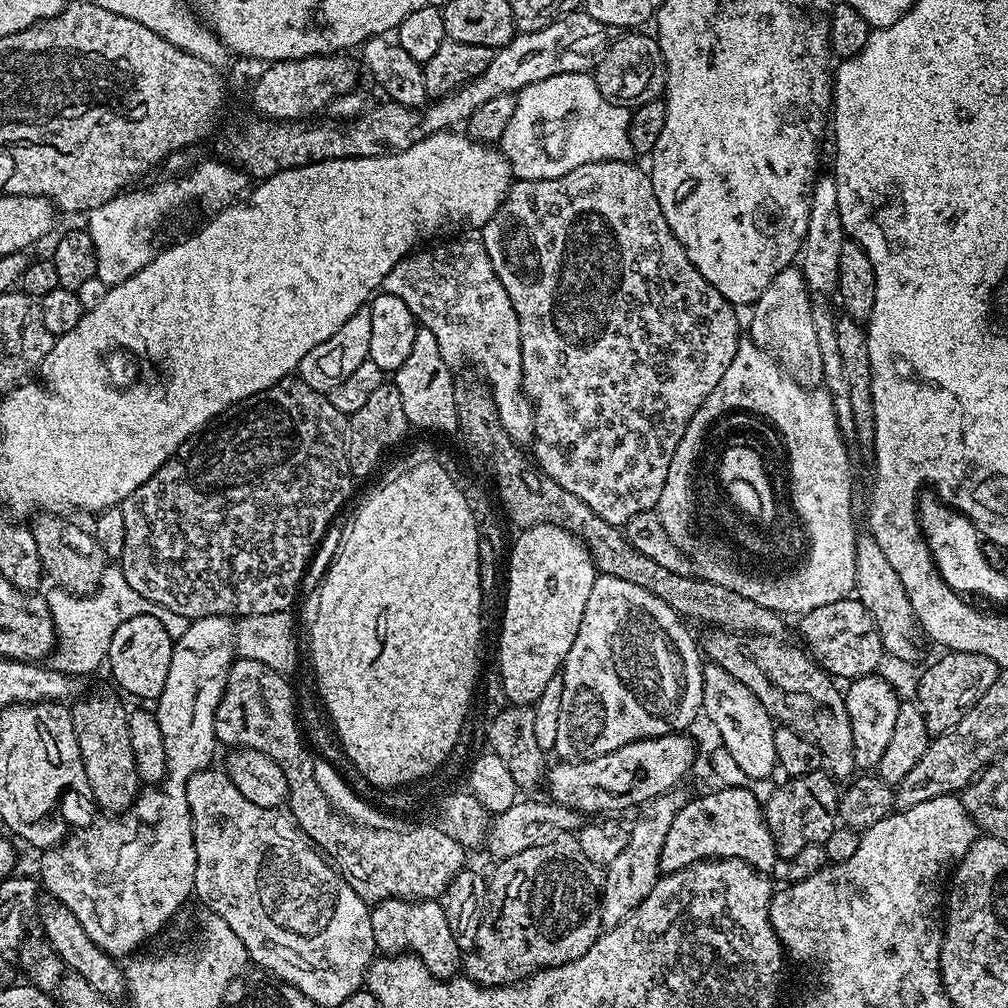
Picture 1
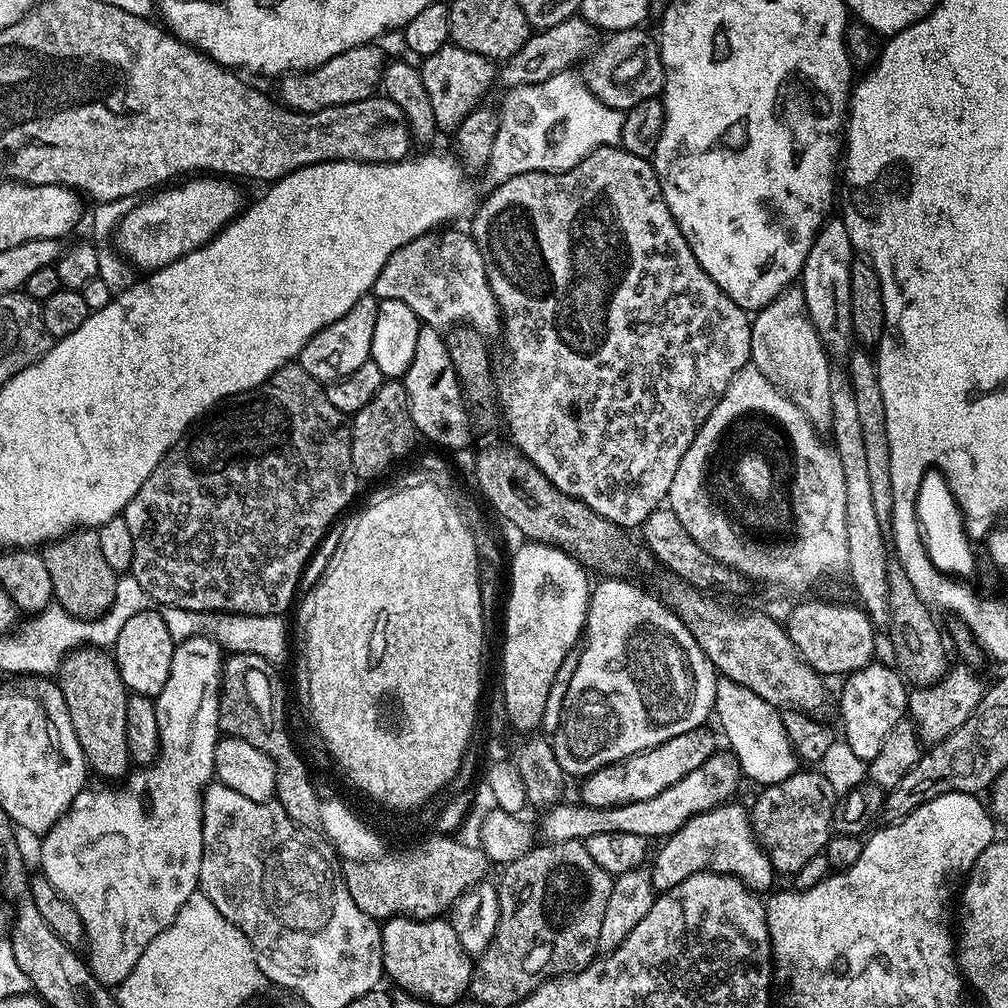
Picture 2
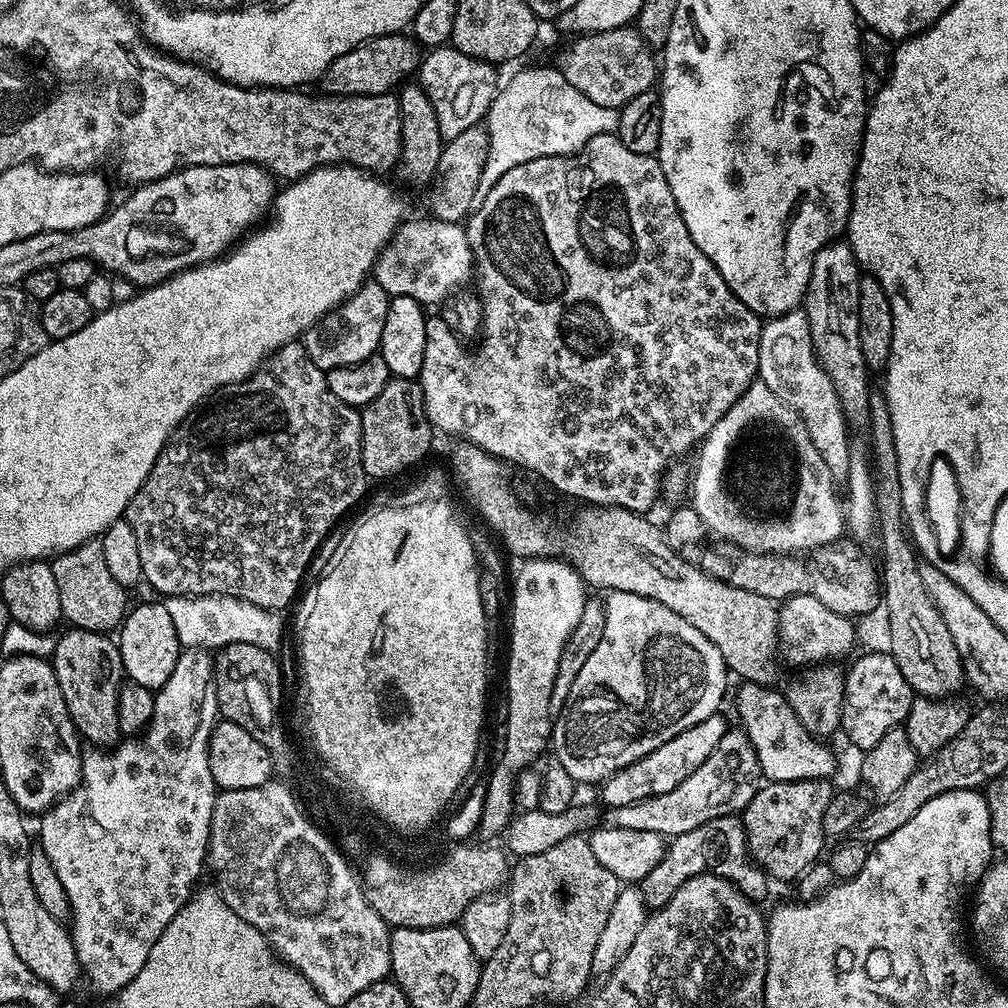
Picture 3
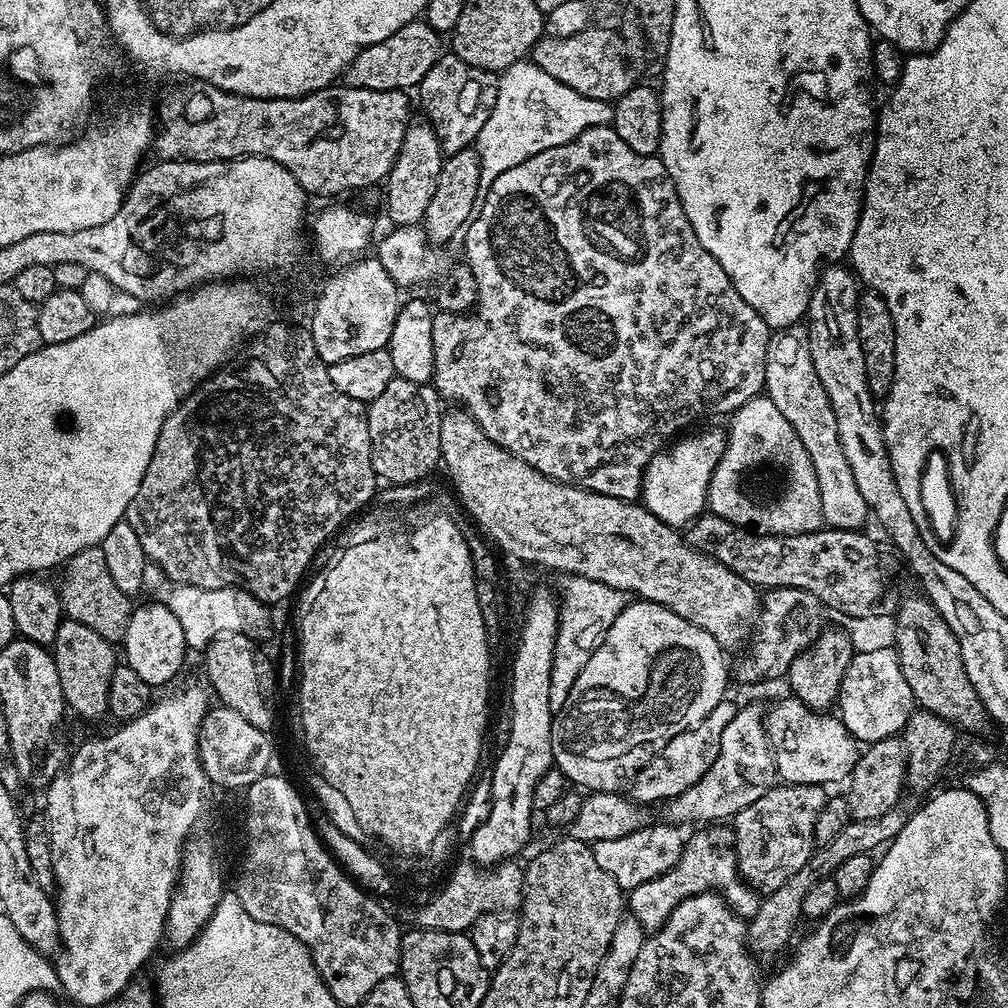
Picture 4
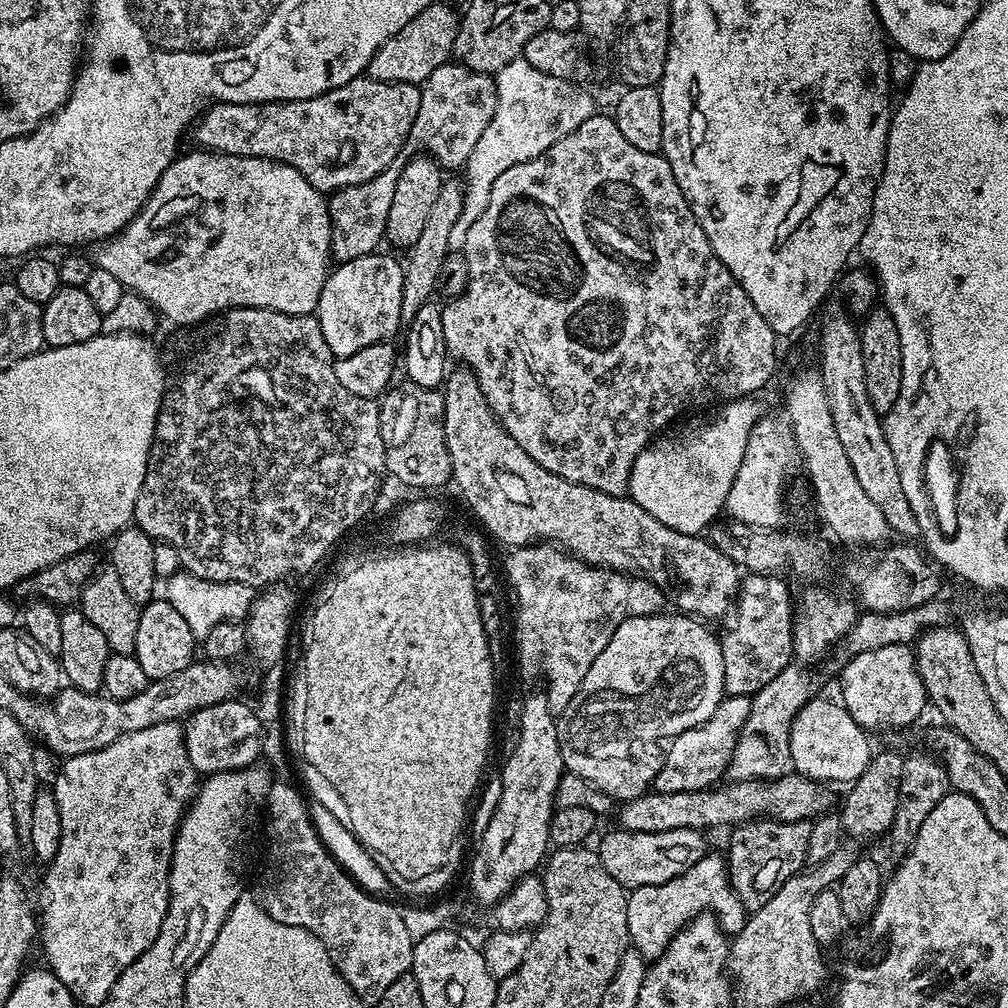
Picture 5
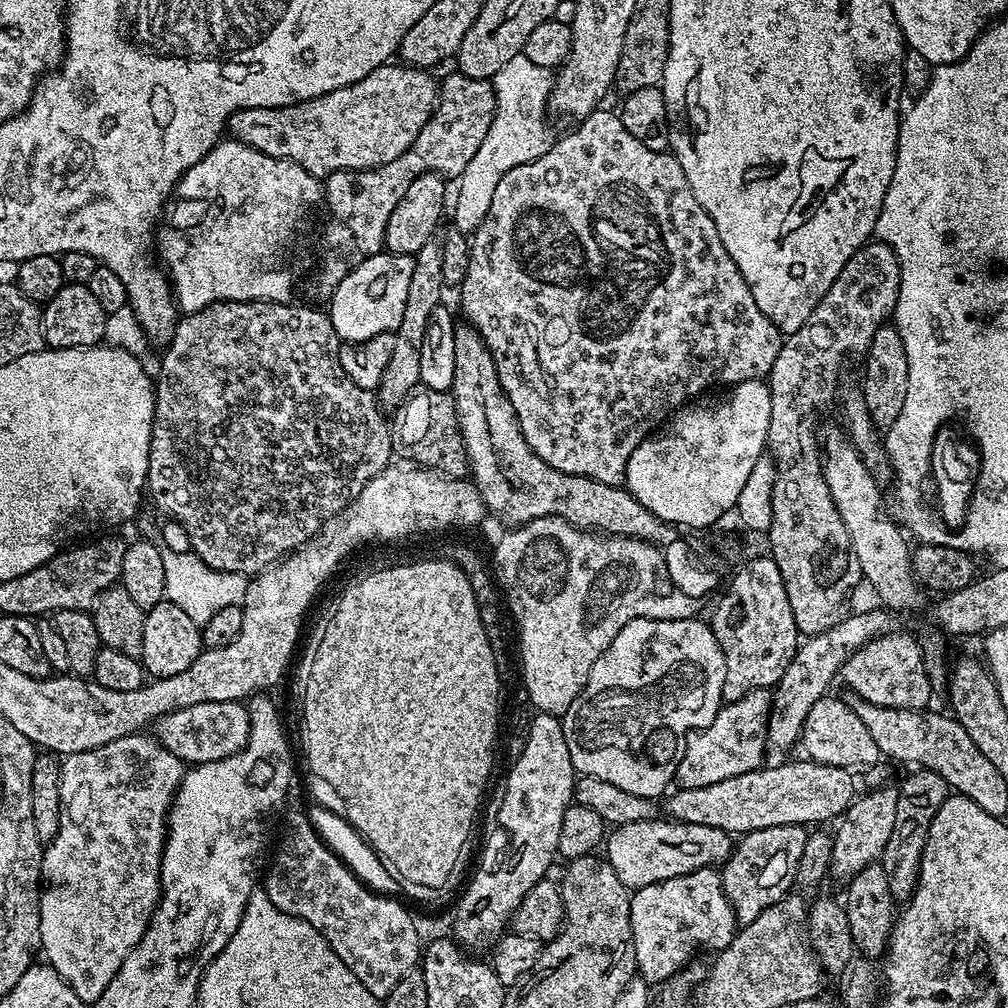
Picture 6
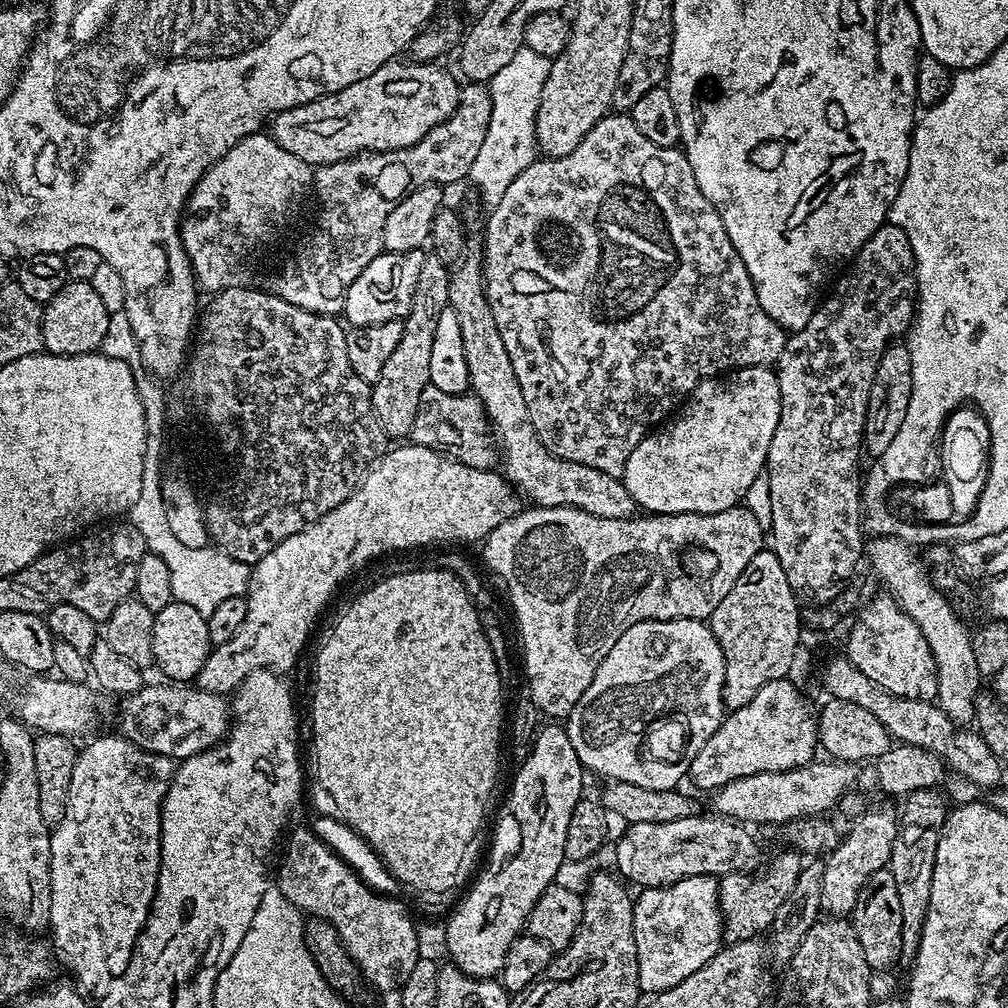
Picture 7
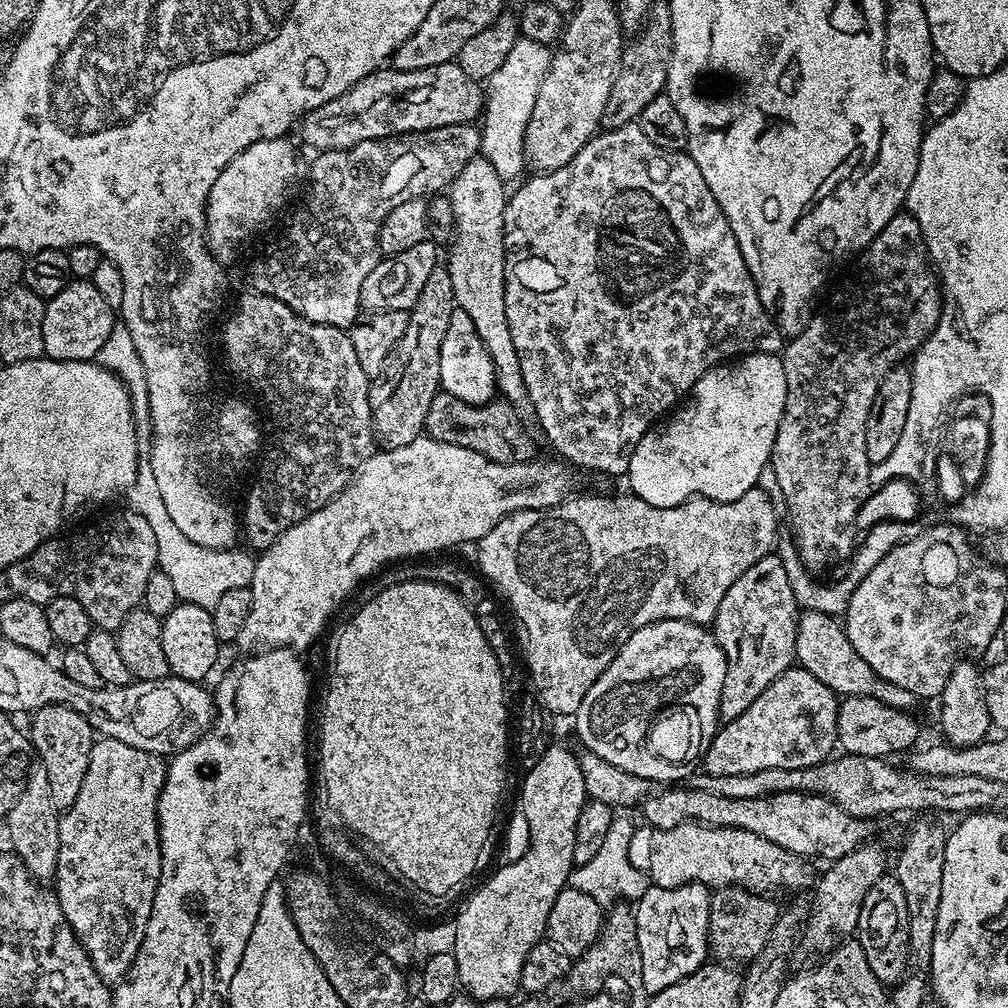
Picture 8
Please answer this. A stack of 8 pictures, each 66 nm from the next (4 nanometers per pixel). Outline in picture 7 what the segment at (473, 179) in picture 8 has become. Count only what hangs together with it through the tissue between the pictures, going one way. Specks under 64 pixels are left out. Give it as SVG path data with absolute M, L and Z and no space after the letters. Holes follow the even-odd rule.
M469 258L461 259L460 263L455 265L451 269L450 279L448 282L448 302L450 307L454 310L454 314L458 314L458 326L462 326L462 346L464 347L464 353L466 354L466 362L468 363L468 378L470 381L471 391L474 393L477 400L484 406L485 412L488 413L488 418L491 427L494 429L495 439L498 441L499 451L502 453L502 464L504 460L504 468L502 467L503 475L506 477L509 484L511 484L519 493L522 493L525 497L529 496L533 505L541 508L581 508L586 510L590 514L595 516L601 516L602 518L618 518L619 520L625 519L637 511L638 505L632 501L632 495L626 490L623 479L611 476L610 474L602 474L602 470L594 470L593 468L587 468L582 466L578 462L570 462L569 460L563 460L558 458L552 452L546 450L546 446L543 442L536 437L536 431L532 428L532 423L528 420L528 411L526 410L526 402L522 398L522 390L518 386L518 378L514 374L512 369L512 363L510 362L510 354L506 354L506 346L502 342L502 334L498 330L498 326L494 322L492 317L492 305L488 302L486 295L486 285L484 282L484 270L479 259L468 260Z

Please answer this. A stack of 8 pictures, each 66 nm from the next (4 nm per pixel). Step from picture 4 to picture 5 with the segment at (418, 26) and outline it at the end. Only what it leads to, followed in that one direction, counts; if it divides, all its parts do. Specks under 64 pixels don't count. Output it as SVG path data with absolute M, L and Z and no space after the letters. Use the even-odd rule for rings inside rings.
M432 3L422 14L410 18L398 34L383 44L368 63L367 75L374 80L402 80L408 84L421 85L438 66L453 59L456 35L460 30L461 17L448 4Z

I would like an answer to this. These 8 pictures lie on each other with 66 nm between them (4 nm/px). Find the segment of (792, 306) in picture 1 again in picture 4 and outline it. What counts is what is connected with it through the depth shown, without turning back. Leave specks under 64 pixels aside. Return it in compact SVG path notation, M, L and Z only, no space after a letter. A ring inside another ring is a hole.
M792 325L781 332L769 335L766 354L765 393L774 406L785 415L802 439L802 444L814 464L818 478L819 500L822 502L823 521L833 528L861 529L869 517L865 499L855 485L854 474L843 453L838 439L838 422L835 421L834 408L819 381L813 358L810 357L808 331L803 325Z

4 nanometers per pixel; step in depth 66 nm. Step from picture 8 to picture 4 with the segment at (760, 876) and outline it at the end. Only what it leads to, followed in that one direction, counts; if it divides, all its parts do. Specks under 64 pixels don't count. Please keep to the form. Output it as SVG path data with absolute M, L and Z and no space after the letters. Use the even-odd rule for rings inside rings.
M667 822L653 823L622 838L607 839L592 844L592 853L598 866L618 882L621 890L631 890L642 886L642 882L650 882L650 878L658 878L666 874L682 858L686 843L686 832L683 827Z

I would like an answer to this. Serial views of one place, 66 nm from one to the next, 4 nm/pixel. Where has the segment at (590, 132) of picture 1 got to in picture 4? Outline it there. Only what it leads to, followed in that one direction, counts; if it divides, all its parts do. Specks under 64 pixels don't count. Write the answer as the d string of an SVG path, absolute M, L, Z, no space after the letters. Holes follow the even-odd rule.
M525 58L505 68L498 80L500 89L494 102L494 110L490 118L486 118L486 126L478 134L475 150L480 156L480 186L487 190L498 178L498 174L506 174L510 166L518 166L526 162L526 158L534 158L534 154L542 154L542 150L550 150L554 146L562 146L588 127L611 125L613 105L608 102L596 102L591 105L592 117L584 121L584 116L576 112L572 120L560 128L560 116L556 113L556 91L561 87L558 78L550 78L546 70L542 70L531 59Z

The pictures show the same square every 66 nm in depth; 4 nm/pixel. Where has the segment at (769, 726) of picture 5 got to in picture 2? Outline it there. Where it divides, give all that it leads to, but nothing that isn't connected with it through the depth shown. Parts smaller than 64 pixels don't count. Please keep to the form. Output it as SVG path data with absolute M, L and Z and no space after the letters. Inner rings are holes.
M713 751L705 764L698 766L698 770L690 770L686 778L674 782L662 794L654 794L654 798L646 798L642 802L630 802L622 806L609 808L590 808L583 802L568 804L561 802L553 804L543 813L538 824L538 836L543 843L557 844L567 840L586 841L594 834L621 832L622 834L638 834L645 838L660 836L667 838L677 832L687 820L705 812L710 808L731 801L736 792L736 783L742 780L740 765L731 751Z

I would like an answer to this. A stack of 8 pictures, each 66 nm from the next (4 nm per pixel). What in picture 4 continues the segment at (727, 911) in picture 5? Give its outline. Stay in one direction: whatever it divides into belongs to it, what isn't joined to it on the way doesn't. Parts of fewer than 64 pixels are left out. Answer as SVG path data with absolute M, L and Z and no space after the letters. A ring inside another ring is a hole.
M716 822L701 827L687 837L682 858L666 874L642 882L642 886L631 889L626 896L627 911L651 934L662 927L666 918L687 896L697 896L703 892L714 892L728 901L729 908L741 918L751 918L758 914L761 893L754 891L740 876L736 861L736 833L731 827Z

